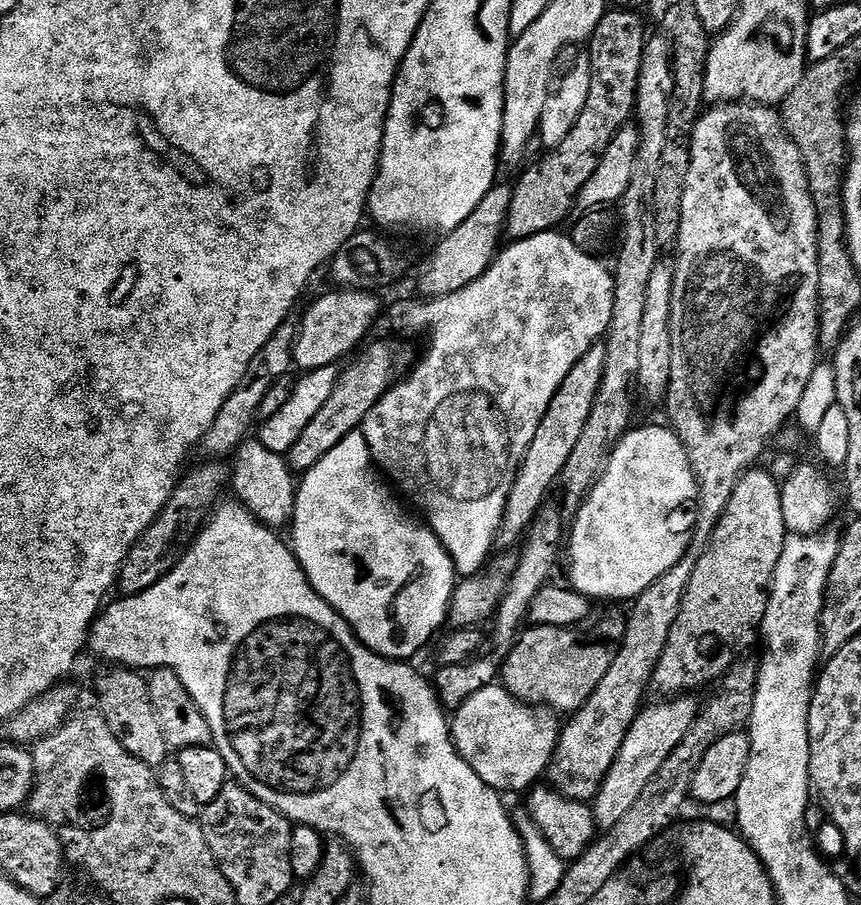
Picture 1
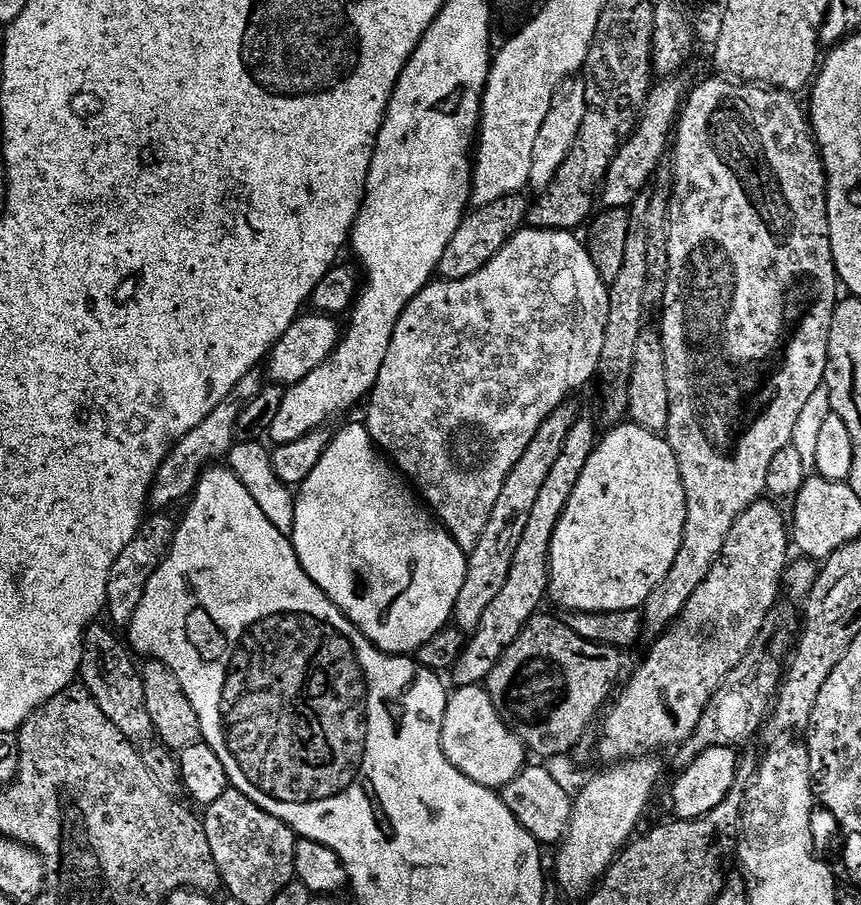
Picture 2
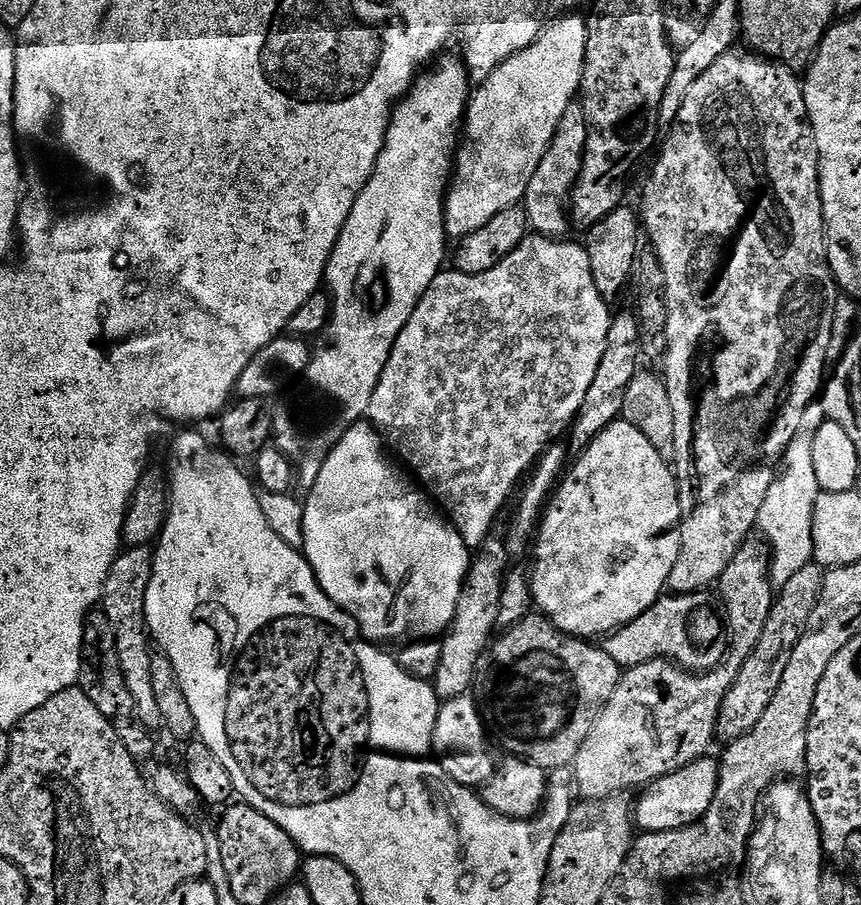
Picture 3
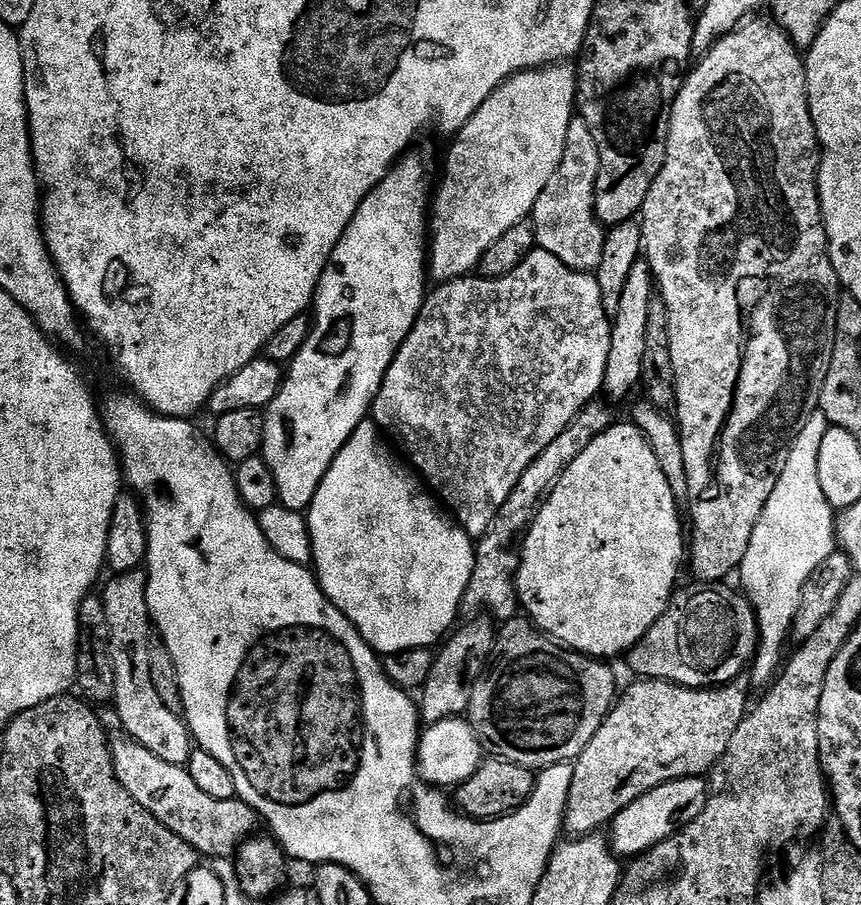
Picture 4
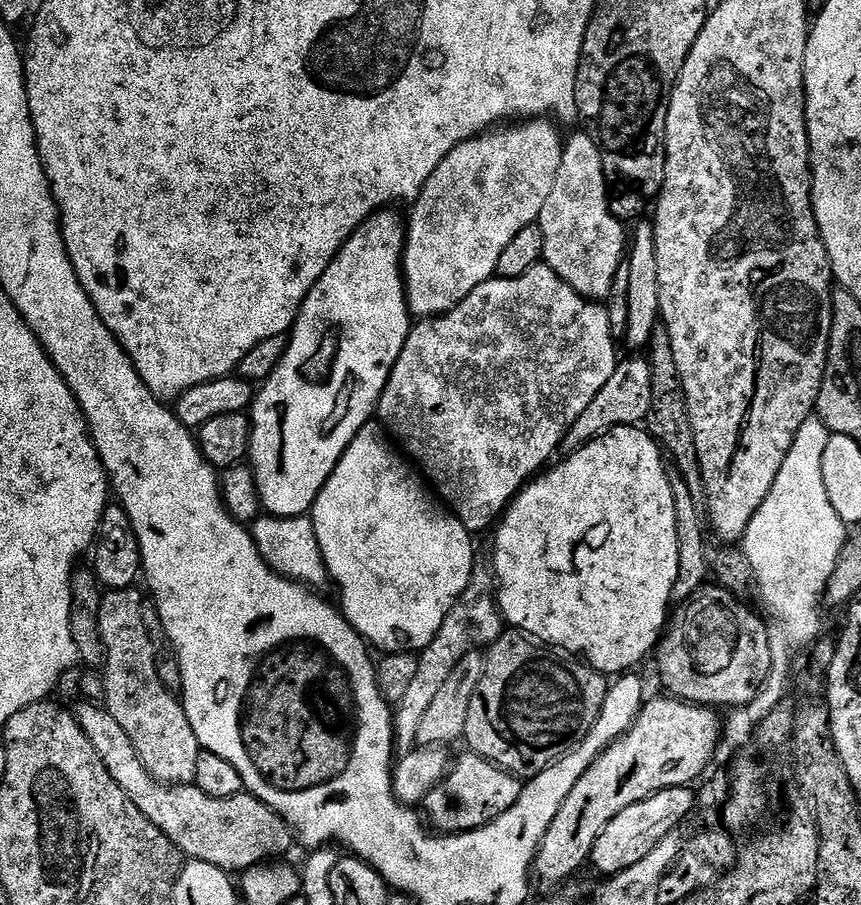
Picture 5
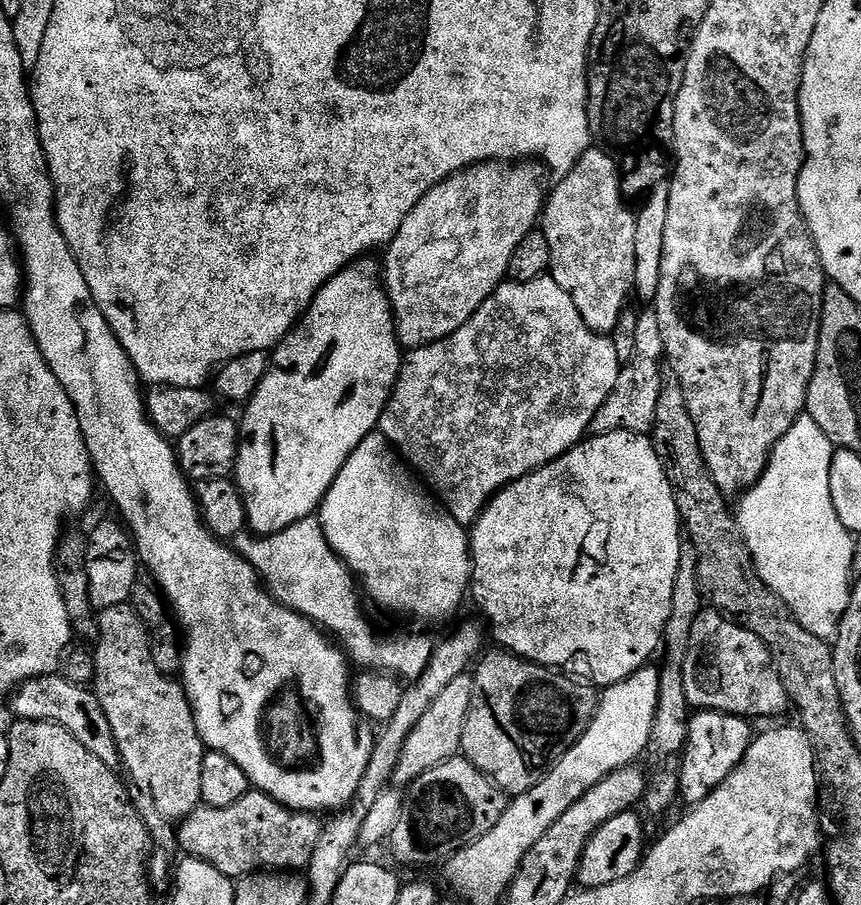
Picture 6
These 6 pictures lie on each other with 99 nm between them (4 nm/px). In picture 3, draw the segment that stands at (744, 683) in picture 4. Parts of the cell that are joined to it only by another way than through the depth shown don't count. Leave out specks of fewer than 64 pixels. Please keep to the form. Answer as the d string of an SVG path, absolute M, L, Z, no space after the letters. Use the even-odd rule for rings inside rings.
M760 538L748 539L734 556L734 562L730 562L730 566L726 566L721 574L719 588L718 596L722 601L722 612L726 617L730 637L730 655L723 664L711 668L709 672L689 672L663 658L627 669L621 675L618 686L614 686L610 702L606 702L602 714L598 714L594 730L586 734L586 742L582 742L574 761L574 788L579 795L581 792L584 800L607 800L609 796L628 794L624 792L647 786L653 780L661 780L664 776L682 770L682 766L690 766L696 760L705 759L709 755L708 747L716 740L716 723L720 717L722 702L730 686L734 686L746 658L750 658L754 646L758 646L758 638L762 638L766 618L774 603L769 545Z

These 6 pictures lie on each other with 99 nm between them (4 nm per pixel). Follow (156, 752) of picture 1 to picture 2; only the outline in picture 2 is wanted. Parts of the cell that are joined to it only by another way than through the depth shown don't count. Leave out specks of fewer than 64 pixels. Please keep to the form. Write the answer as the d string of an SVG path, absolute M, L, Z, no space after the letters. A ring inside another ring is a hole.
M94 622L84 631L84 653L80 663L79 683L98 702L98 710L122 730L122 734L133 742L153 739L154 733L150 722L150 710L146 710L146 690L142 686L141 669L136 668L137 661L133 653L111 632L107 623Z

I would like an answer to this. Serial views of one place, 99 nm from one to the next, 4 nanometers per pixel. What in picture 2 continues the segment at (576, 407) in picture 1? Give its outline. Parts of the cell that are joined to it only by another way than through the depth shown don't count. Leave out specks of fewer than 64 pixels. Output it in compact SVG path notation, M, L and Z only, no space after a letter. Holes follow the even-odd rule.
M565 402L538 426L538 434L534 434L534 442L526 446L522 458L514 462L514 470L506 474L506 482L502 486L502 494L498 494L498 502L494 502L494 510L490 510L490 522L486 522L486 530L482 530L482 538L478 538L478 546L467 553L468 569L466 582L462 582L462 590L458 594L458 602L452 615L455 627L465 634L475 632L482 622L482 614L494 603L495 596L502 591L506 582L506 574L510 574L510 566L514 566L514 553L518 550L518 542L526 530L534 502L538 498L546 477L558 459L566 438L578 418L578 411L572 402Z

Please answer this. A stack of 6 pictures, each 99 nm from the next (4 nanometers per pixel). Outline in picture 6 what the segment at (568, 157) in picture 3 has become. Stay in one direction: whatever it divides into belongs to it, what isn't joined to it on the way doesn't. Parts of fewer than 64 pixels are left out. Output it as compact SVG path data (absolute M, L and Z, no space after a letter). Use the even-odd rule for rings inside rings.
M599 146L589 148L578 158L570 174L559 177L556 189L549 191L542 213L542 231L550 246L550 275L566 294L570 294L578 314L592 332L611 334L619 324L619 316L634 292L634 226L636 212L628 209L626 197L620 191L620 171L611 156Z

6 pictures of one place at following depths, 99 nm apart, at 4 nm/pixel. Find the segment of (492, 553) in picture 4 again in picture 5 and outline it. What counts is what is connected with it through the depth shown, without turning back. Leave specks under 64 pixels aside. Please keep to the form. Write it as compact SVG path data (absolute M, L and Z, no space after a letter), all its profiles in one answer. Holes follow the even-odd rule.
M636 354L633 360L621 359L617 363L614 374L610 374L610 382L598 390L594 402L582 410L578 422L570 426L564 436L562 445L565 453L571 454L586 446L590 441L598 439L612 428L640 426L647 421L650 410L650 366L643 355ZM480 562L473 563L472 577L466 590L462 590L450 614L446 614L446 622L442 622L442 630L438 630L434 642L430 642L430 646L426 646L423 652L419 653L418 674L414 674L414 682L410 682L405 696L394 708L394 748L400 756L410 754L412 749L417 747L418 726L422 726L426 710L434 703L434 697L446 682L446 678L450 678L454 666L458 666L458 662L462 662L466 654L487 649L506 631L504 616L500 612L500 605L496 603L496 589L493 569Z

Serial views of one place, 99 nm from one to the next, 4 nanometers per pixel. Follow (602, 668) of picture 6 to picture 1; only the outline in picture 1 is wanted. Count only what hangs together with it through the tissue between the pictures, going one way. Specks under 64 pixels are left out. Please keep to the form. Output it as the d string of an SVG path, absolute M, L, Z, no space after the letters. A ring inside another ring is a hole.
M633 427L618 442L618 446L612 451L612 457L608 460L608 466L600 476L595 486L588 491L588 496L580 504L578 511L571 517L570 531L566 536L566 558L568 554L568 580L567 583L578 594L587 596L593 602L599 600L628 600L635 601L636 597L642 595L646 586L658 582L670 566L674 566L683 558L688 548L692 545L692 534L696 530L696 475L690 466L688 451L684 449L683 442L676 437L671 427L664 428L639 428Z

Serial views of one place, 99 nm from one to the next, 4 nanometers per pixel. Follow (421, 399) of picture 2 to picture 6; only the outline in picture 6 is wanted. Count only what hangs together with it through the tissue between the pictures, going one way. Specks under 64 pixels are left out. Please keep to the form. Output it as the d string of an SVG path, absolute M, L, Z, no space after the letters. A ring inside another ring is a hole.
M543 274L530 282L505 282L493 290L490 298L482 302L482 306L478 306L478 310L472 315L470 322L466 322L466 326L454 330L454 334L436 340L433 344L413 348L403 357L400 377L392 387L392 396L380 416L378 430L391 442L397 453L419 473L423 483L435 493L440 503L448 509L448 513L458 523L471 526L484 513L484 508L497 492L515 480L521 480L531 472L537 472L543 464L549 464L559 456L565 456L573 446L589 435L592 420L606 402L606 398L610 398L618 382L621 367L611 339L599 332L592 332L590 326L586 326L582 314L578 314L578 306L574 306L573 300L570 299L570 294L566 294L566 290L562 290L562 286L558 286L558 282L554 282L551 275Z

